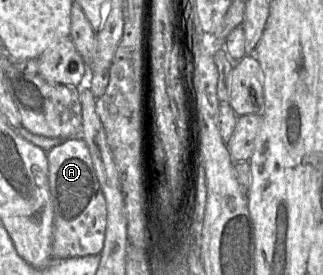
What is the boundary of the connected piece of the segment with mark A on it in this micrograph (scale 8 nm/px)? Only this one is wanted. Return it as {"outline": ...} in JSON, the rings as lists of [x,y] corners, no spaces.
{"outline":[[[80,136],[70,137],[47,152],[53,203],[52,255],[66,259],[101,254],[107,227],[107,204],[89,148]]]}

